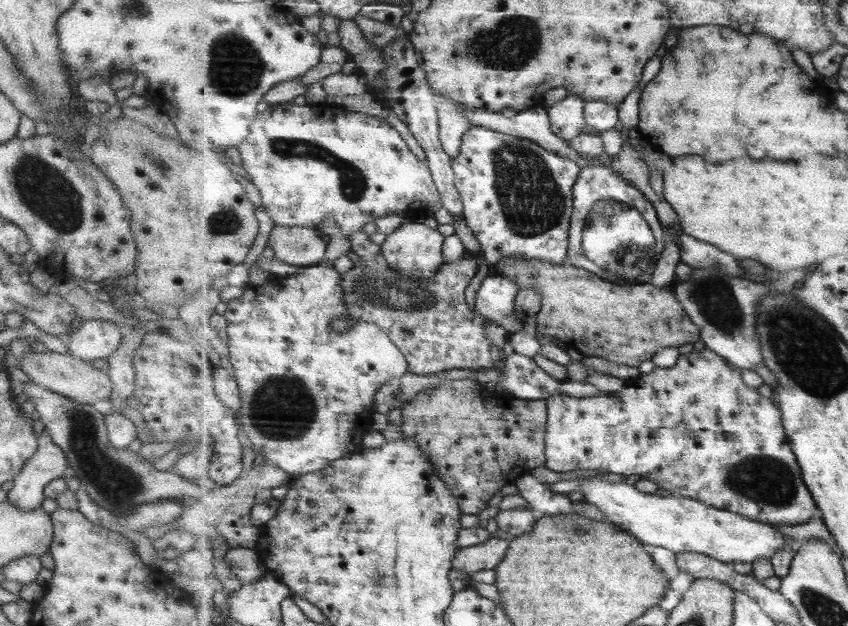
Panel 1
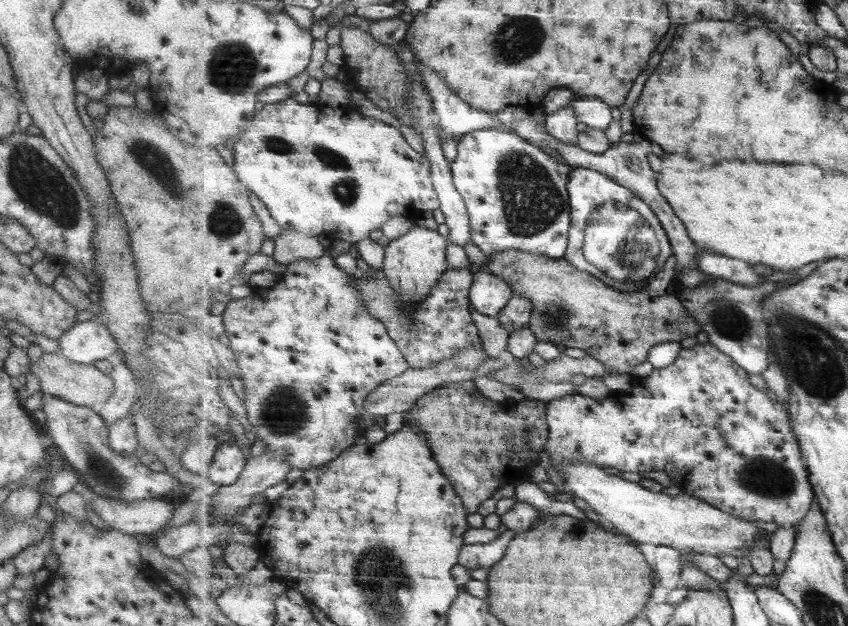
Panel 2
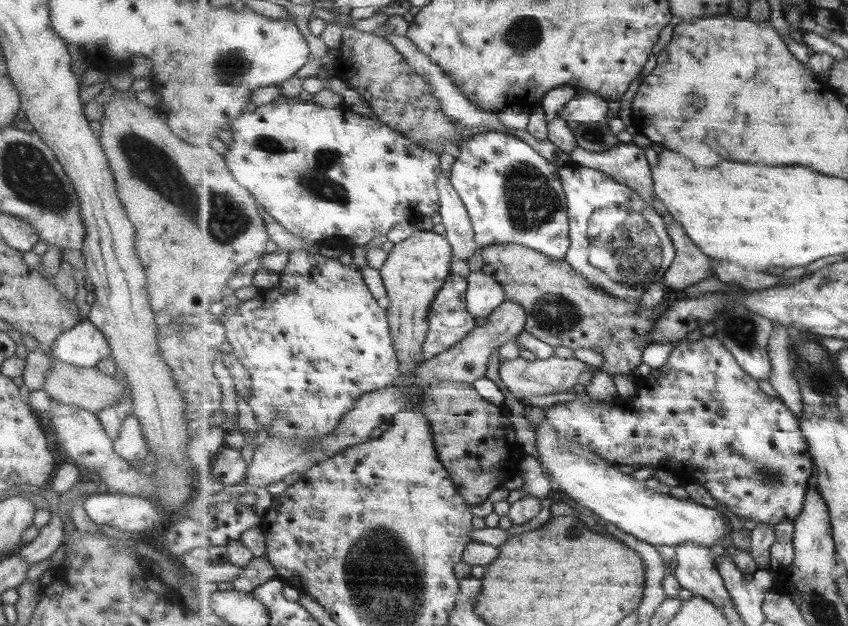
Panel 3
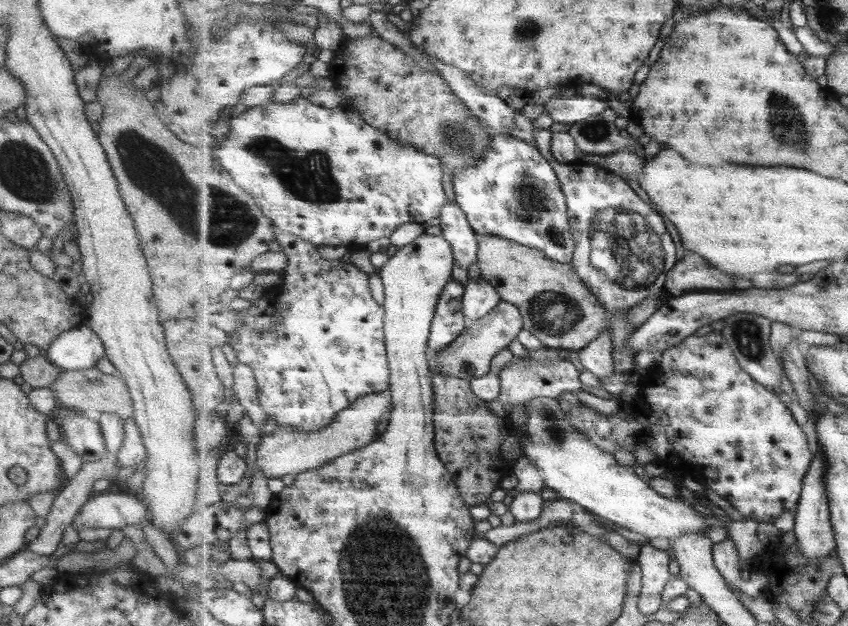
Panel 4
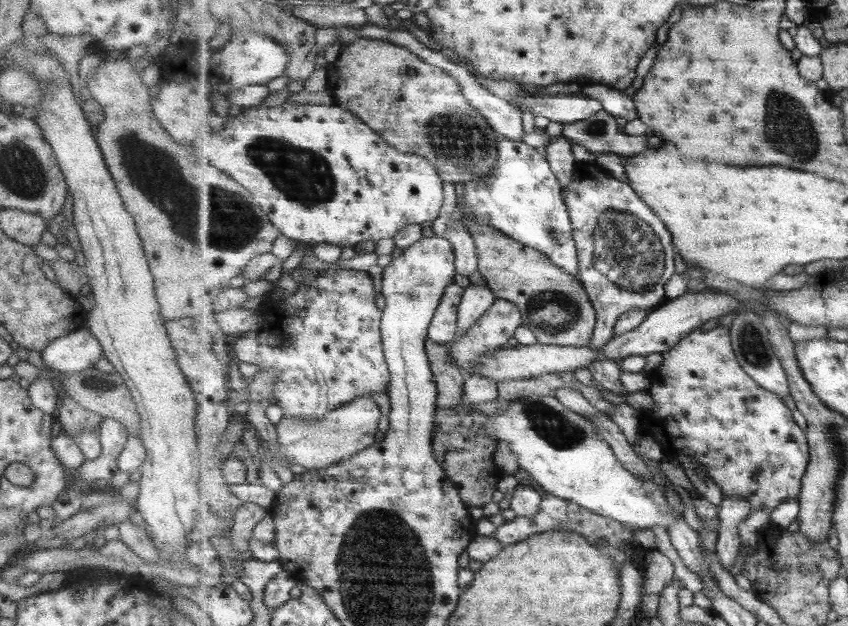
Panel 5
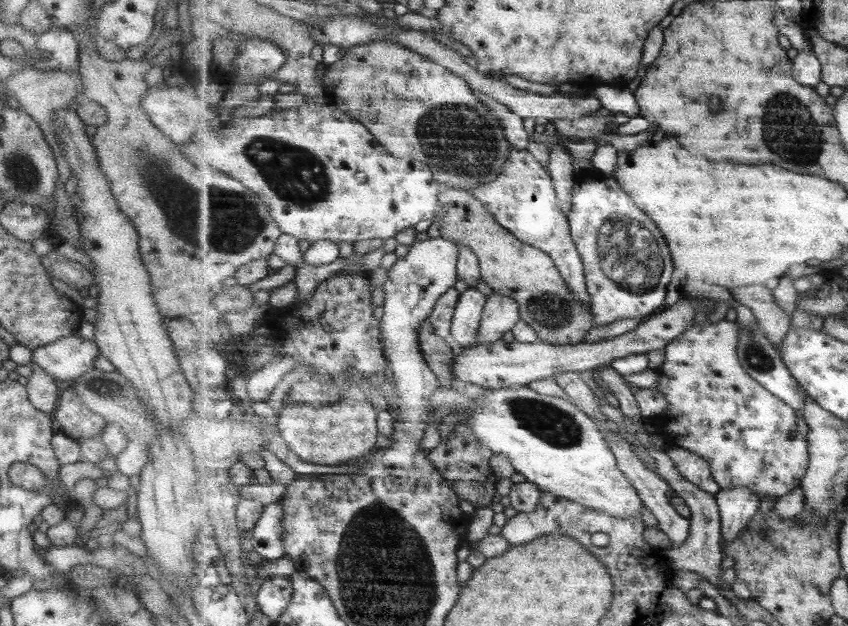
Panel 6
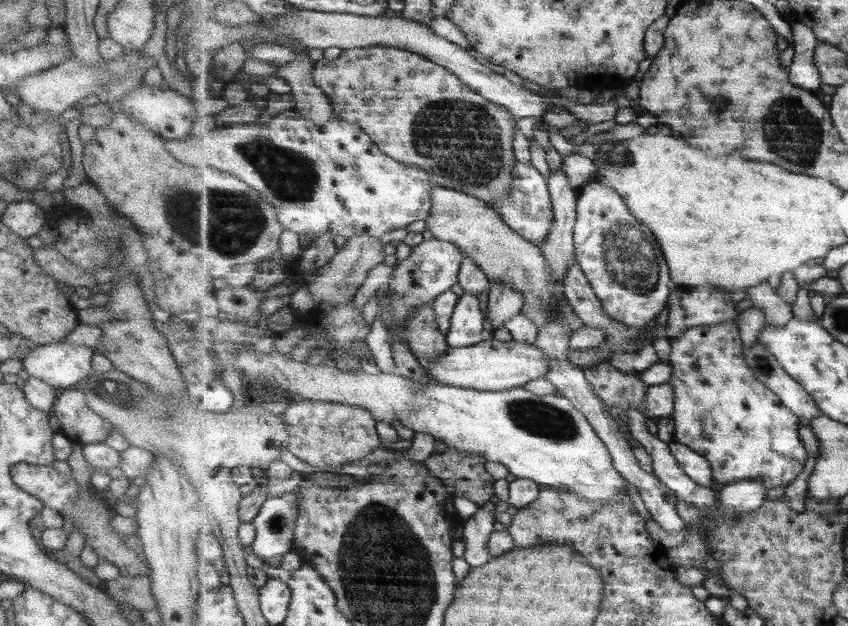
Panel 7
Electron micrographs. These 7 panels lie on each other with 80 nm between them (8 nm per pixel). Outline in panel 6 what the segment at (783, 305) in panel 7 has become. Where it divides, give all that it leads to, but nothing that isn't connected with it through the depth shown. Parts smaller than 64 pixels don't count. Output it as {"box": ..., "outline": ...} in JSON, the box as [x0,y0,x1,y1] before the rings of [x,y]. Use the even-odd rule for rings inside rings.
{"box":[730,284,791,350],"outline":[[[758,284],[735,285],[730,293],[734,300],[751,310],[757,324],[766,332],[769,340],[778,350],[782,345],[782,338],[790,331],[791,318],[777,304],[777,300],[773,296],[773,289]]]}

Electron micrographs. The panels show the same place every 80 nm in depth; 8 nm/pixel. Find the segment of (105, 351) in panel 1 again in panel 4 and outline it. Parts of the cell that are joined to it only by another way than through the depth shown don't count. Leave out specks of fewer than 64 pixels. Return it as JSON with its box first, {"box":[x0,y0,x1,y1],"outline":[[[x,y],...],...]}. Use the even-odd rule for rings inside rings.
{"box":[43,324,104,370],"outline":[[[81,324],[55,337],[43,353],[56,367],[81,370],[95,366],[104,356],[104,348],[99,337]]]}

